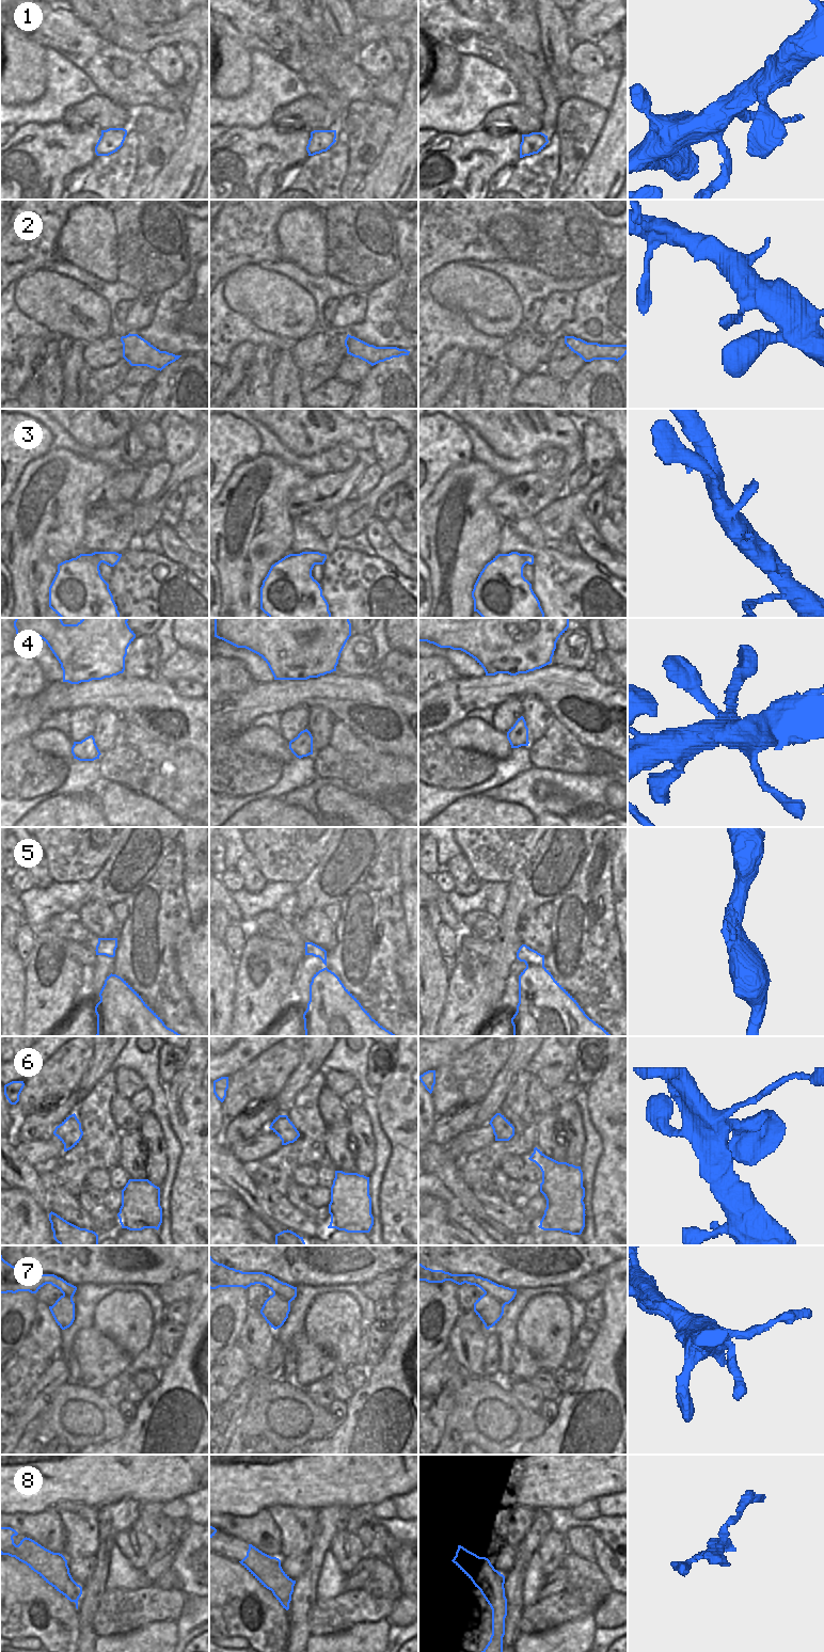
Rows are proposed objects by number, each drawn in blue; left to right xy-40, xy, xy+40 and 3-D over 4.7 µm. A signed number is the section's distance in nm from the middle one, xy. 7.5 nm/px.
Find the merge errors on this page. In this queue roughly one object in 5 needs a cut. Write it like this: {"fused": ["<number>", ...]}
{"fused": ["1", "7", "8"]}

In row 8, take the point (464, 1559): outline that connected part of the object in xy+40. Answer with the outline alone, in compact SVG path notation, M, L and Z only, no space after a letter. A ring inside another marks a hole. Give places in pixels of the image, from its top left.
M458 1545L458 1550L456 1552L456 1556L451 1560L477 1587L478 1589L481 1588L484 1583L479 1577L479 1572L476 1573L473 1571L473 1564L476 1563L478 1570L481 1568L482 1570L486 1569L487 1566L491 1566L491 1562L486 1557L479 1557L476 1554L468 1551L461 1545Z

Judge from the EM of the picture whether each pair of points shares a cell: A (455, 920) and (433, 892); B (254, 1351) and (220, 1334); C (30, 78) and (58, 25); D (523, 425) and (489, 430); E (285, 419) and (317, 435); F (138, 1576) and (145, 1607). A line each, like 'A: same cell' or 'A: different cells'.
A: same cell
B: different cells
C: different cells
D: same cell
E: same cell
F: different cells

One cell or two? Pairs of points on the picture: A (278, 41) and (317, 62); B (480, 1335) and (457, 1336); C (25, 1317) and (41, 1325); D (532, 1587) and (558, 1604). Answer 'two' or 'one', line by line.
A: one
B: one
C: two
D: two

